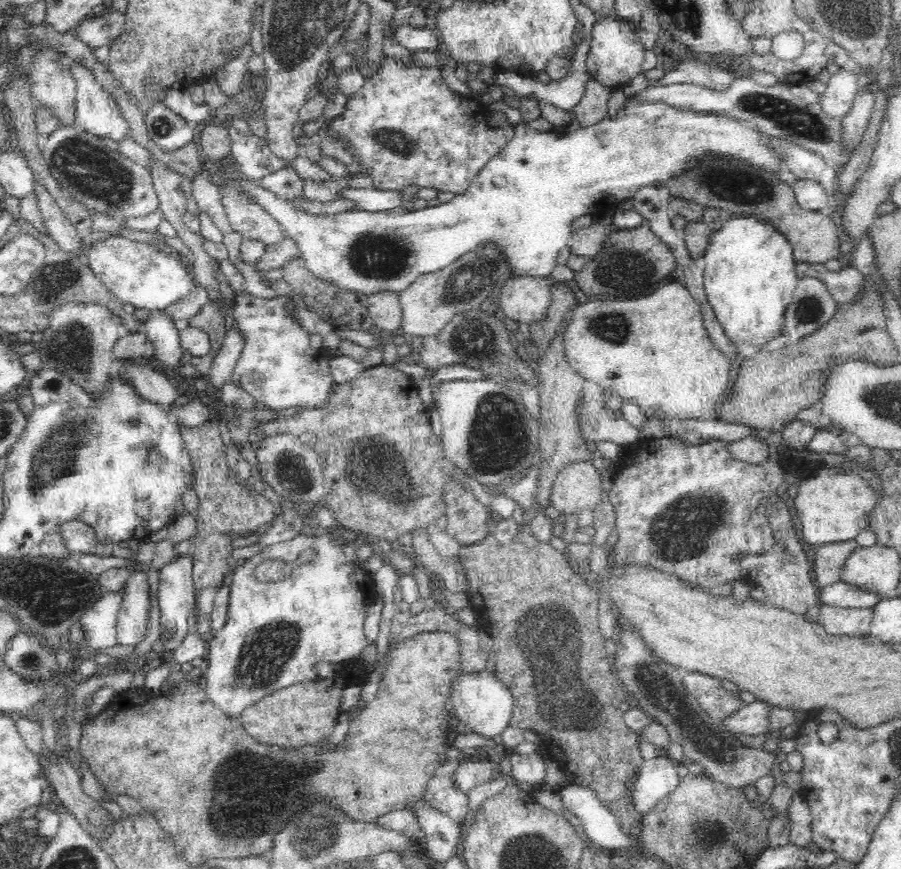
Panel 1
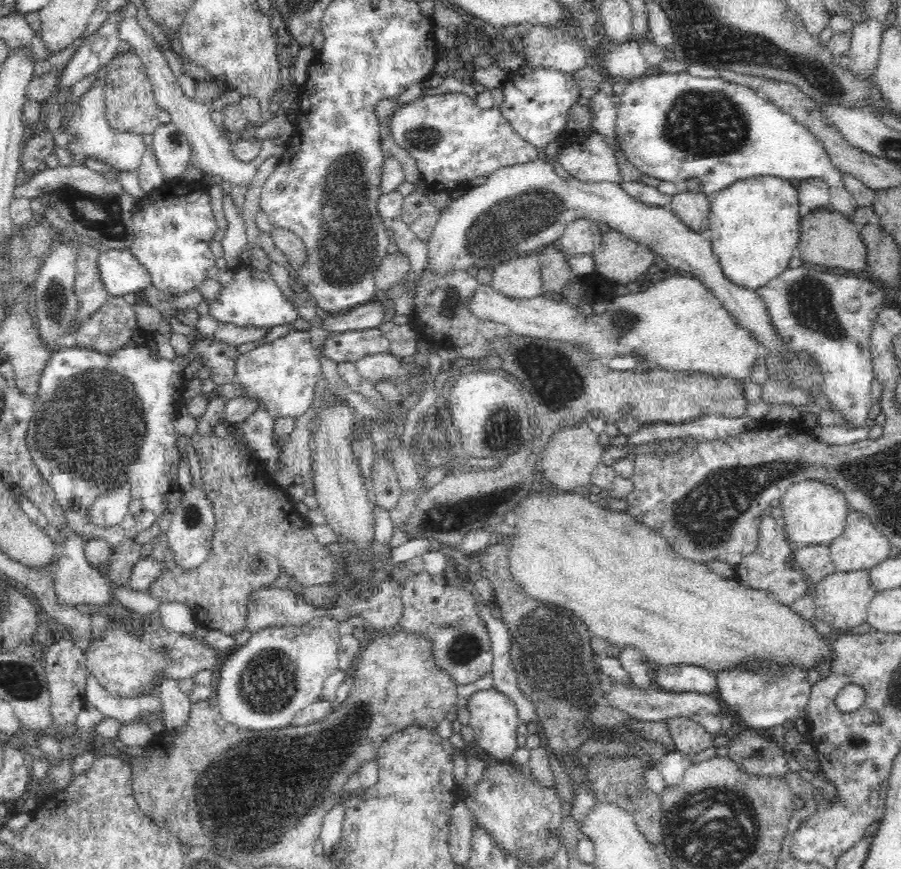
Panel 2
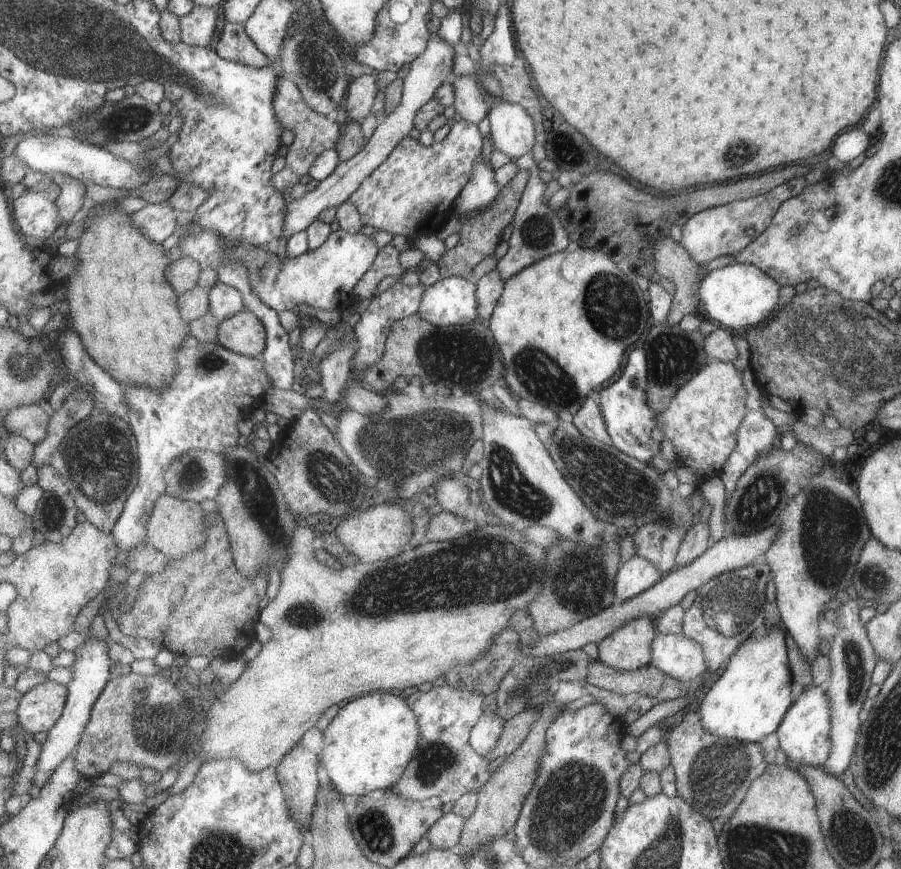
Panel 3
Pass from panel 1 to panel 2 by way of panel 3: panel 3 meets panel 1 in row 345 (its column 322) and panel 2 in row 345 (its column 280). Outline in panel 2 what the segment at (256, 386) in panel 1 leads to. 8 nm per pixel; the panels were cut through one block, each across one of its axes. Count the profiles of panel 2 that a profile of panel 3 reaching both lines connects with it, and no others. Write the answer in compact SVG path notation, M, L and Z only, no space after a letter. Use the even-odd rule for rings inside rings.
M290 332L284 338L276 338L274 342L260 344L246 354L240 354L234 362L236 382L246 388L250 396L258 396L266 402L268 418L278 416L302 416L314 404L316 384L322 380L320 358L316 356L310 334L306 332Z

